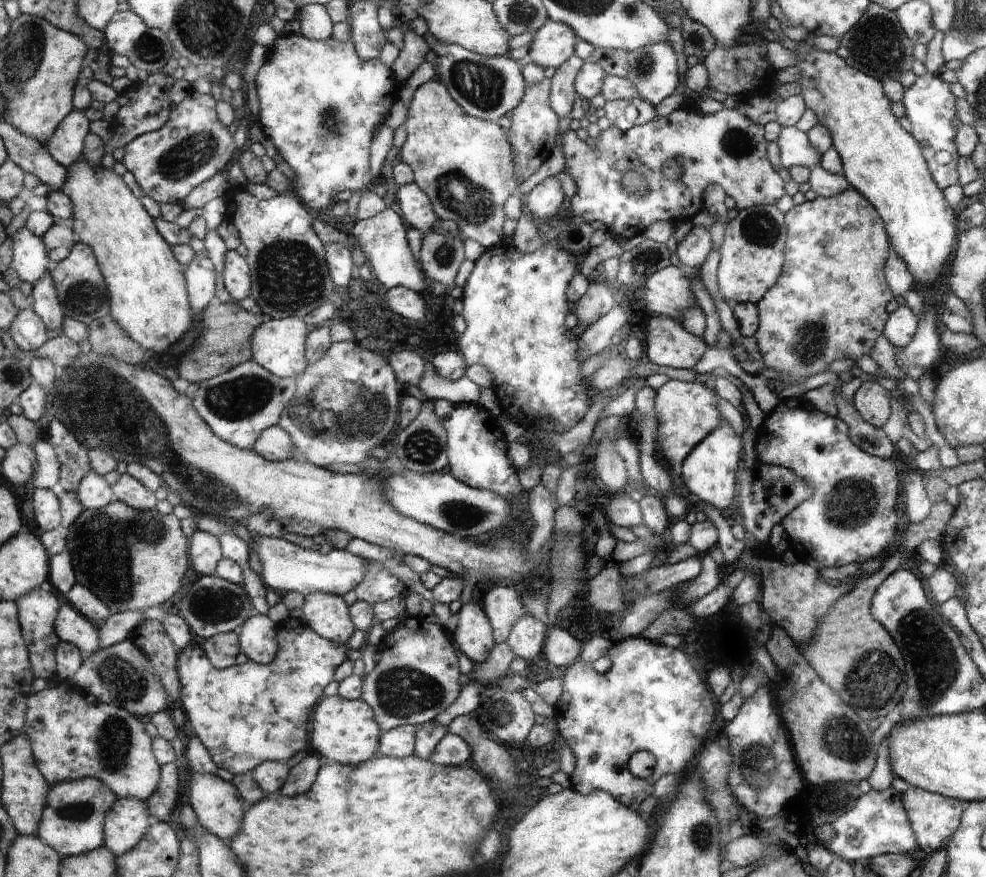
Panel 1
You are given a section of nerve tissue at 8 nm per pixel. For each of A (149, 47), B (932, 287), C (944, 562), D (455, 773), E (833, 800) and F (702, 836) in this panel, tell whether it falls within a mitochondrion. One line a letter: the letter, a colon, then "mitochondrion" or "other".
A: mitochondrion
B: other
C: other
D: other
E: mitochondrion
F: mitochondrion

